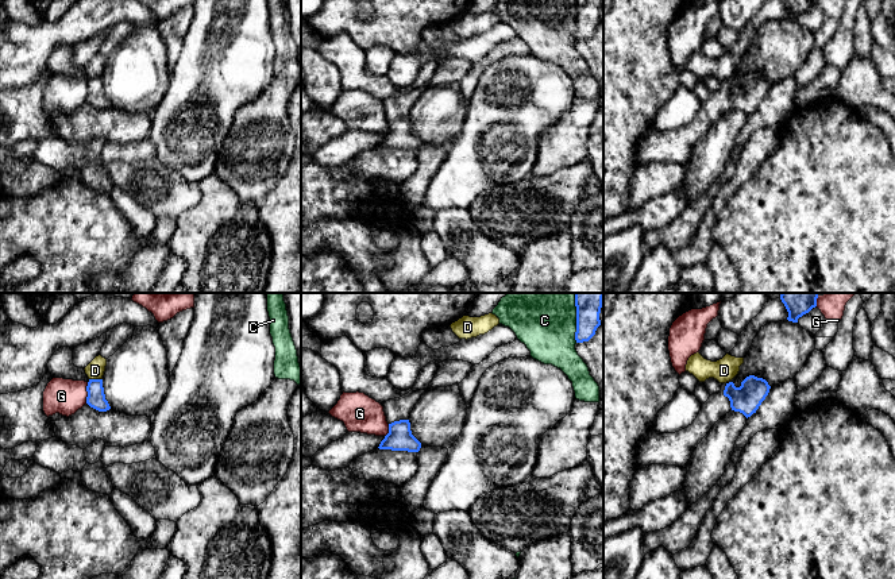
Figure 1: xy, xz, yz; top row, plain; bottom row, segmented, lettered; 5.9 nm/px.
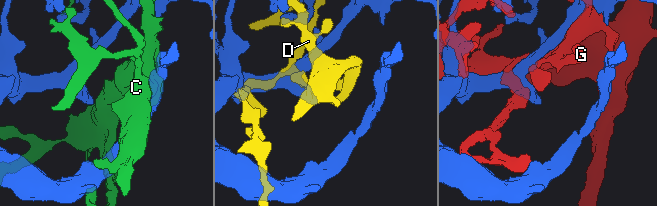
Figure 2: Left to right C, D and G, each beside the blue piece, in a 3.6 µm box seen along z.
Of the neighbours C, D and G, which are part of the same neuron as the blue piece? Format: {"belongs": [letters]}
{"belongs": []}

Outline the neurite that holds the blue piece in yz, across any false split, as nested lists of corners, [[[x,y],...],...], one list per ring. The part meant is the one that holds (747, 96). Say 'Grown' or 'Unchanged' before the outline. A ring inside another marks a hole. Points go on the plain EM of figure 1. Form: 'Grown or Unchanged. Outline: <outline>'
Grown. Outline: [[[747,74],[740,85],[732,78],[702,101],[697,116],[675,131],[651,128],[636,146],[636,158],[643,163],[666,162],[683,165],[711,124],[730,108],[751,115],[769,90],[771,84],[763,76]]]

